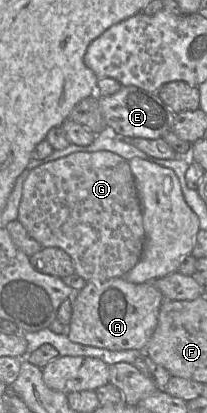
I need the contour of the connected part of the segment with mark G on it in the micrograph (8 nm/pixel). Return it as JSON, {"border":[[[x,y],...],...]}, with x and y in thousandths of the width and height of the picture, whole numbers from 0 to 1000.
{"border":[[[531,366],[362,368],[159,409],[111,443],[87,535],[203,598],[280,598],[348,627],[362,663],[415,680],[594,671],[676,630],[700,559],[652,433],[609,385]]]}

